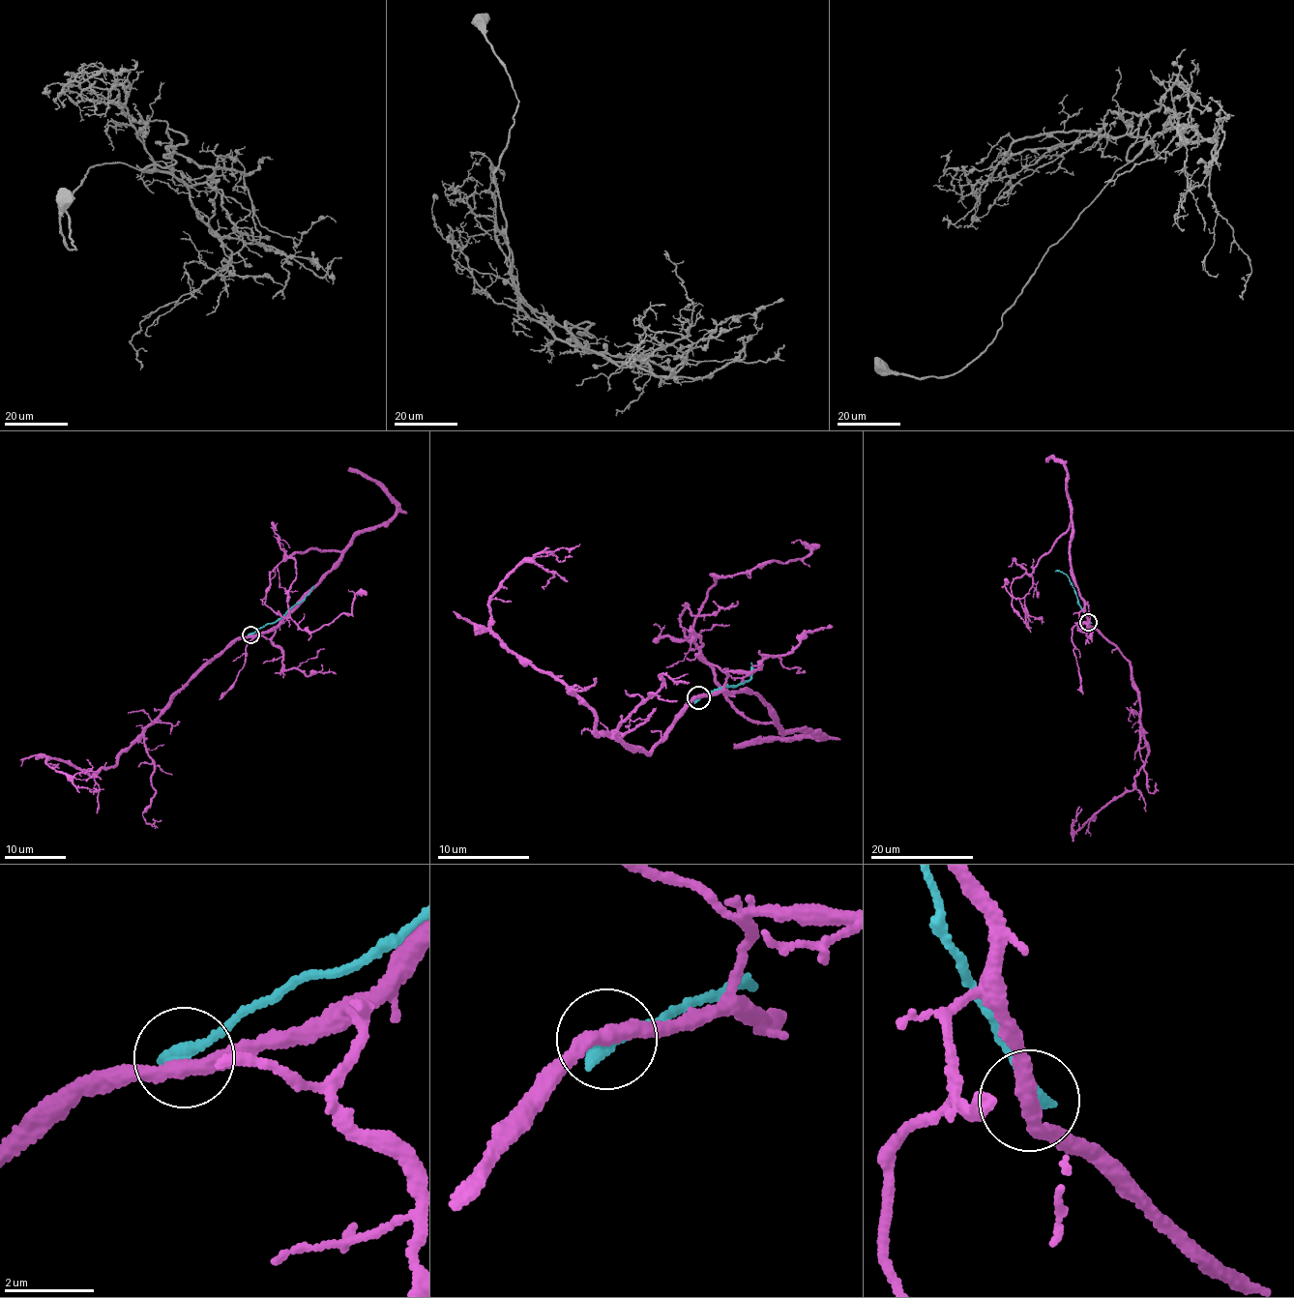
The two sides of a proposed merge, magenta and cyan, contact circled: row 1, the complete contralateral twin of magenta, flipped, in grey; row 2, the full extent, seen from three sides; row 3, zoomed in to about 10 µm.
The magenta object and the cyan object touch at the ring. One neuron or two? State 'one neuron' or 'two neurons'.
two neurons

